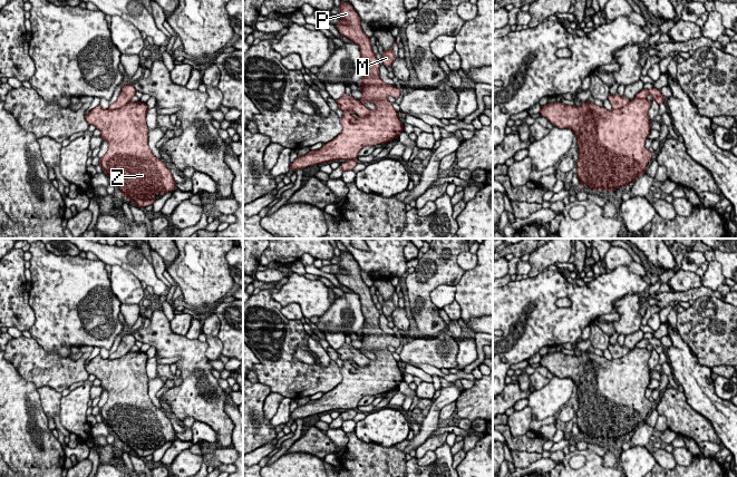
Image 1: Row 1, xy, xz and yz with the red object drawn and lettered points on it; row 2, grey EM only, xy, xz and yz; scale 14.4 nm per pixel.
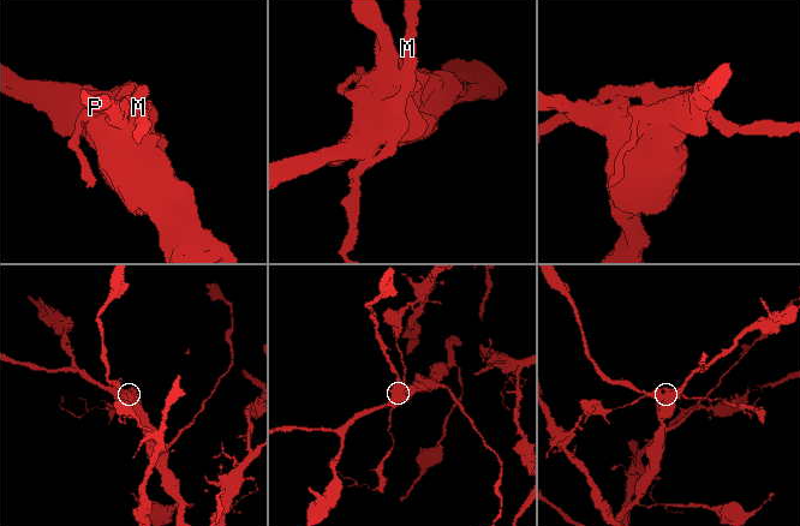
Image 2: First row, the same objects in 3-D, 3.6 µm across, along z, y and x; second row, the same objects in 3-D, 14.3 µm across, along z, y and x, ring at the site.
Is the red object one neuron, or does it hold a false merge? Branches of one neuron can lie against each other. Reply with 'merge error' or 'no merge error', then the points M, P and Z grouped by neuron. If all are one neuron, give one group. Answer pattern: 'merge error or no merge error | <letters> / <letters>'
no merge error | M P Z

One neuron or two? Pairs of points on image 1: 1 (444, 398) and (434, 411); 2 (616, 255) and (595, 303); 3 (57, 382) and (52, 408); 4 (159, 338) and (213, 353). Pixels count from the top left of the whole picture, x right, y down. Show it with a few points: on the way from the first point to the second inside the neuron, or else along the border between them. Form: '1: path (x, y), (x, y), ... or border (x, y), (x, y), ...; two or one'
1: path (442, 401), (435, 408); one
2: border (608, 270), (614, 270), (623, 265), (634, 274); two
3: border (37, 387), (51, 387), (60, 393); two
4: border (205, 342), (207, 344), (205, 356), (210, 360); two

